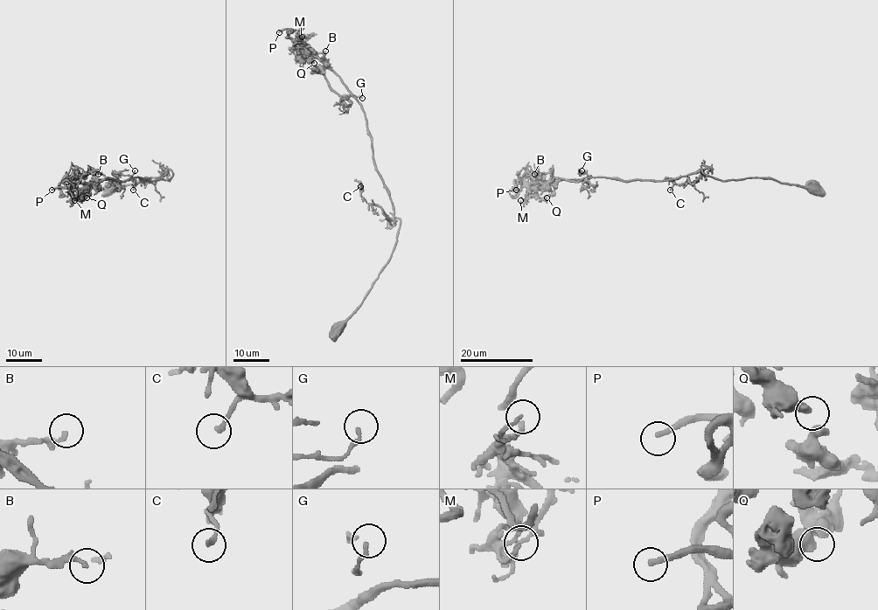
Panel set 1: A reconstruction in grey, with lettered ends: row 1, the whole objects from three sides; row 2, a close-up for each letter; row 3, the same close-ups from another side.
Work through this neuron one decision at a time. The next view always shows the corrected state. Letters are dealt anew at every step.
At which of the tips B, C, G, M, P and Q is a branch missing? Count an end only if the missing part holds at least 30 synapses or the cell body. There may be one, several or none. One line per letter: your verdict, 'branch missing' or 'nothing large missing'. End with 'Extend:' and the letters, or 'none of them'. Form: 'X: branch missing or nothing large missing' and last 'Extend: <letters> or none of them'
B: nothing large missing
C: nothing large missing
G: nothing large missing
M: nothing large missing
P: nothing large missing
Q: nothing large missing
Extend: none of them

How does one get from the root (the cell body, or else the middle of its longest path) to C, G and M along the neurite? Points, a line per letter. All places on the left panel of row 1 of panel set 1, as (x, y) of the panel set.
C: (109, 189), (114, 190), (149, 177), (169, 180), (173, 173), (165, 170), (154, 183), (141, 179), (133, 190)
G: (109, 189), (173, 175), (167, 169), (156, 180), (97, 180), (135, 170)
M: (109, 189), (149, 177), (169, 180), (173, 173), (167, 169), (156, 180), (79, 183), (71, 194), (74, 200)

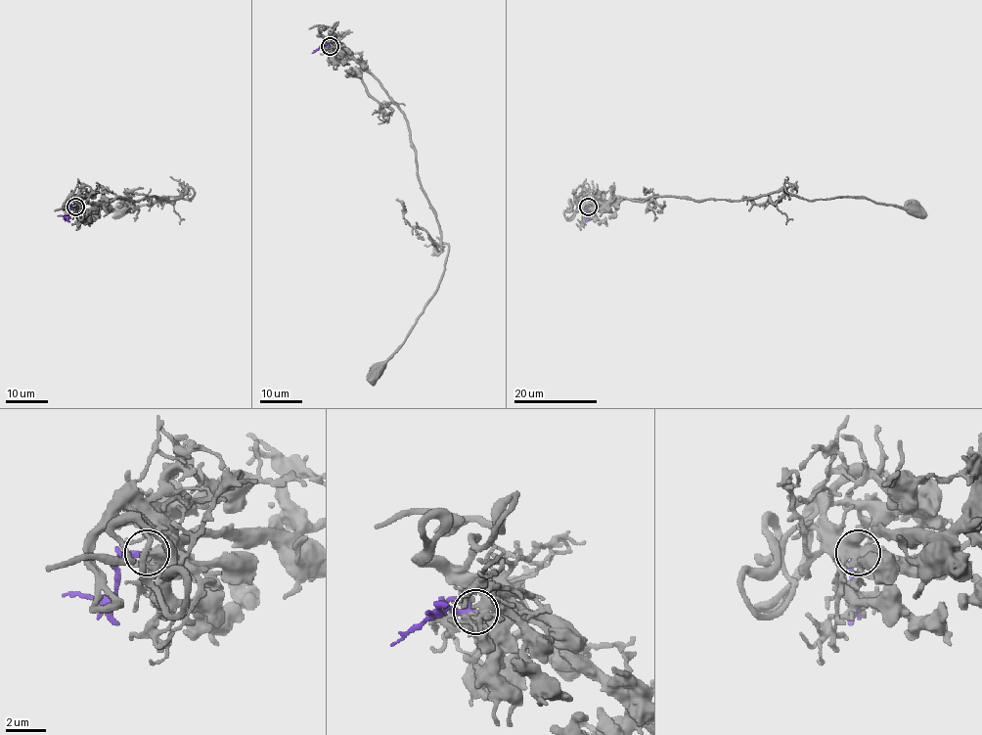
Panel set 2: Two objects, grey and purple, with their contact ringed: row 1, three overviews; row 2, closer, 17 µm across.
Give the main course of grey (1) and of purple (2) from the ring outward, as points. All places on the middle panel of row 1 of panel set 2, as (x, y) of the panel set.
1: (330, 46), (343, 48), (372, 74), (403, 114), (421, 189), (449, 246), (436, 293), (405, 342), (376, 370)
2: (330, 46), (324, 45), (312, 53)

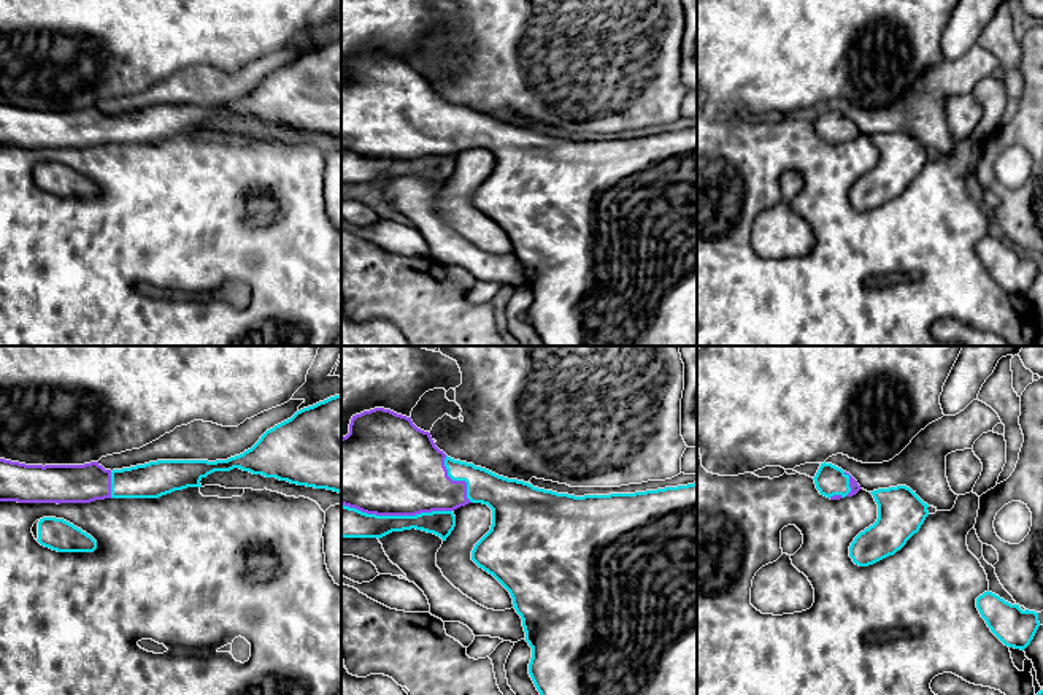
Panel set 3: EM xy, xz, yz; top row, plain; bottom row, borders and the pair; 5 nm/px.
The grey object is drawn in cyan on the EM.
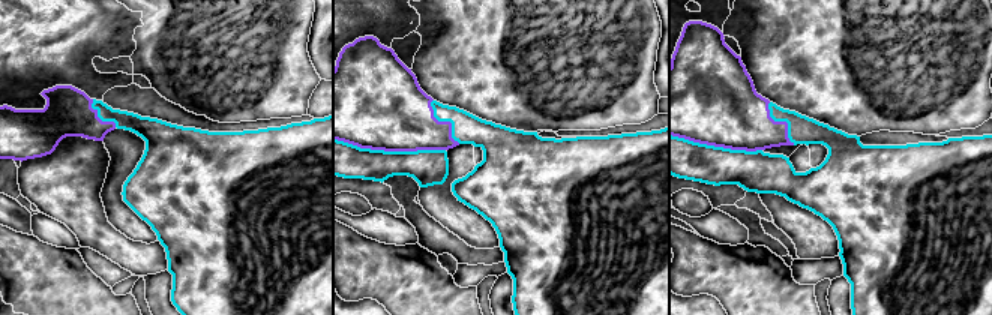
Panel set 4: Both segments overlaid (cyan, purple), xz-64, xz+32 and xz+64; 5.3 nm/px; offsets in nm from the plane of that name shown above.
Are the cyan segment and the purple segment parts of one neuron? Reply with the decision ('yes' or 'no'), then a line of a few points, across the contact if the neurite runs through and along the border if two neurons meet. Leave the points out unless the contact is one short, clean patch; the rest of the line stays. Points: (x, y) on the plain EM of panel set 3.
yes

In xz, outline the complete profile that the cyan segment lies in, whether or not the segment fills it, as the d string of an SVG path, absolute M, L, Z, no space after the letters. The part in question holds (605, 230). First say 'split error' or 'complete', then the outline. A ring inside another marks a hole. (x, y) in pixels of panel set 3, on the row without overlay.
split error; M375 52L352 60L349 78L341 83L343 182L379 184L392 176L416 173L446 186L456 171L452 156L468 148L483 148L492 154L491 175L475 189L471 205L510 236L513 252L522 263L525 286L532 292L529 319L545 346L697 346L697 127L635 138L557 138L448 102L435 90L429 76L418 73L411 62L391 54Z

